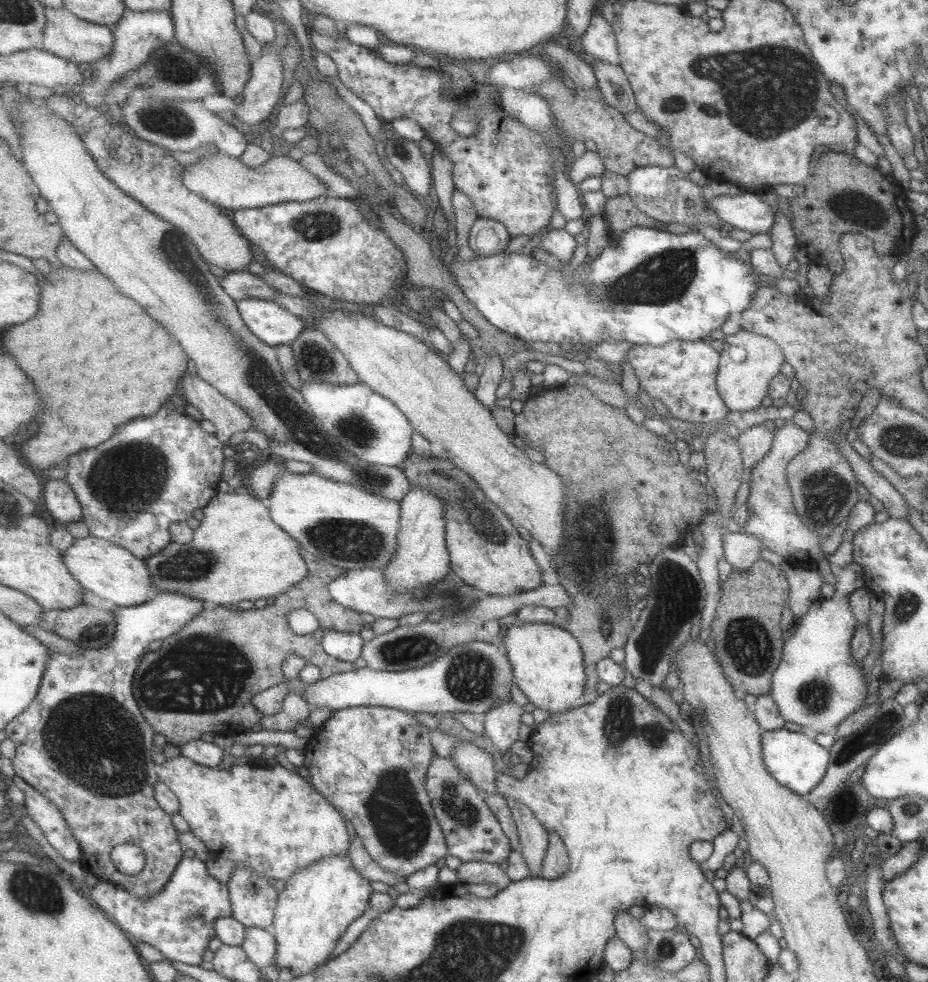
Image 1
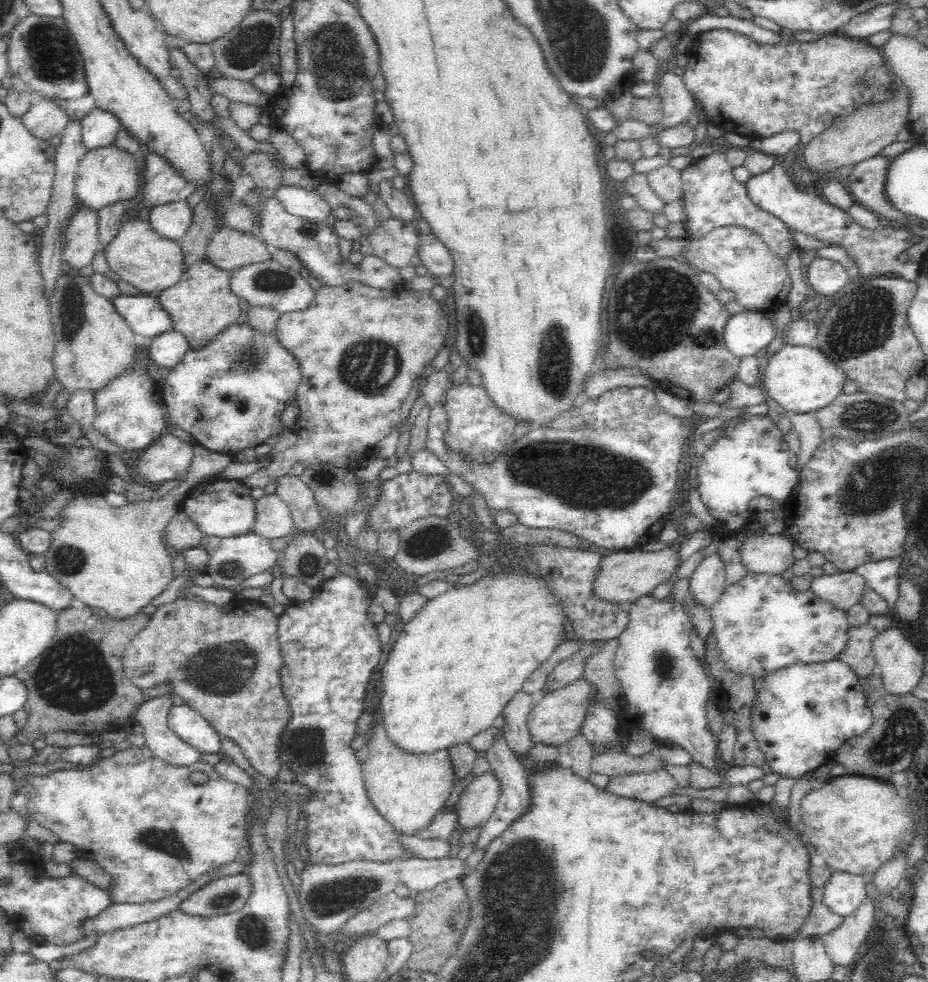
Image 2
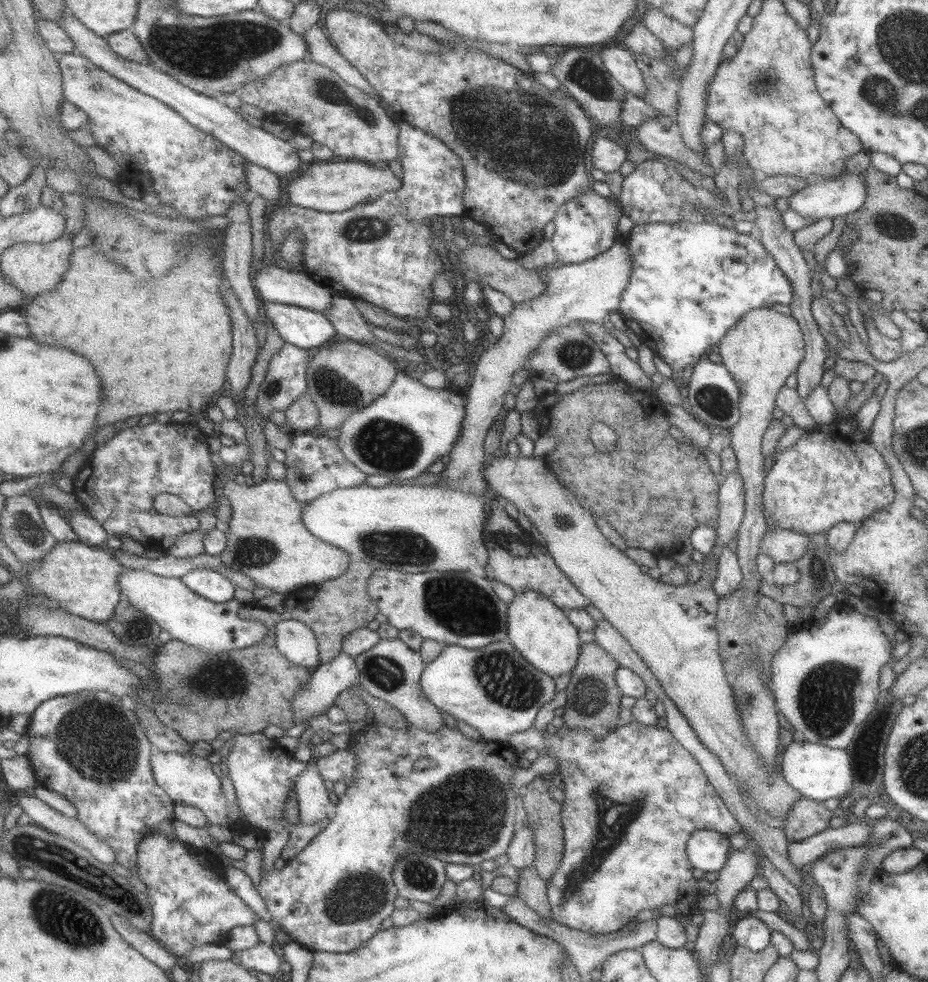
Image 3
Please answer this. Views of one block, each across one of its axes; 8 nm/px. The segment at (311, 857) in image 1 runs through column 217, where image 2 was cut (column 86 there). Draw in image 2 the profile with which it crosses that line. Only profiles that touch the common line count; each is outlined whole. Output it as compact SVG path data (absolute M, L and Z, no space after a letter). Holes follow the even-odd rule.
M145 745L142 748L131 746L126 750L122 750L122 752L115 752L112 756L104 758L96 766L79 766L76 770L66 770L64 768L64 770L48 773L46 776L30 775L28 782L24 784L24 788L20 792L24 792L26 798L28 798L26 814L32 816L40 826L54 833L60 841L72 843L76 846L78 854L98 862L103 870L113 876L113 885L107 891L111 894L114 903L152 902L160 900L160 898L166 898L166 896L172 896L174 892L184 888L184 884L188 884L188 880L196 880L200 874L206 874L206 872L214 870L216 866L232 862L238 856L241 842L245 839L245 827L249 819L249 792L246 788L220 776L216 772L215 766L208 764L208 762L200 761L184 767L164 763L164 760L156 759L156 756ZM192 772L203 772L208 776L208 781L203 784L192 783L192 780L190 780Z

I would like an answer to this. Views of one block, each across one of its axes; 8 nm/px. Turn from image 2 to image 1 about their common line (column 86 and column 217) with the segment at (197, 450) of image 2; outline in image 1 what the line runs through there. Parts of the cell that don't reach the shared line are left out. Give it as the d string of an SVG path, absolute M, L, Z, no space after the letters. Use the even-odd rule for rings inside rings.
M243 490L220 493L207 507L202 508L202 512L204 513L202 523L194 532L194 539L189 544L173 541L159 554L147 559L156 590L180 592L203 602L229 607L230 604L237 604L243 600L277 597L308 576L309 567L304 559L302 546L272 519L268 503L257 498L255 494L250 496Z

